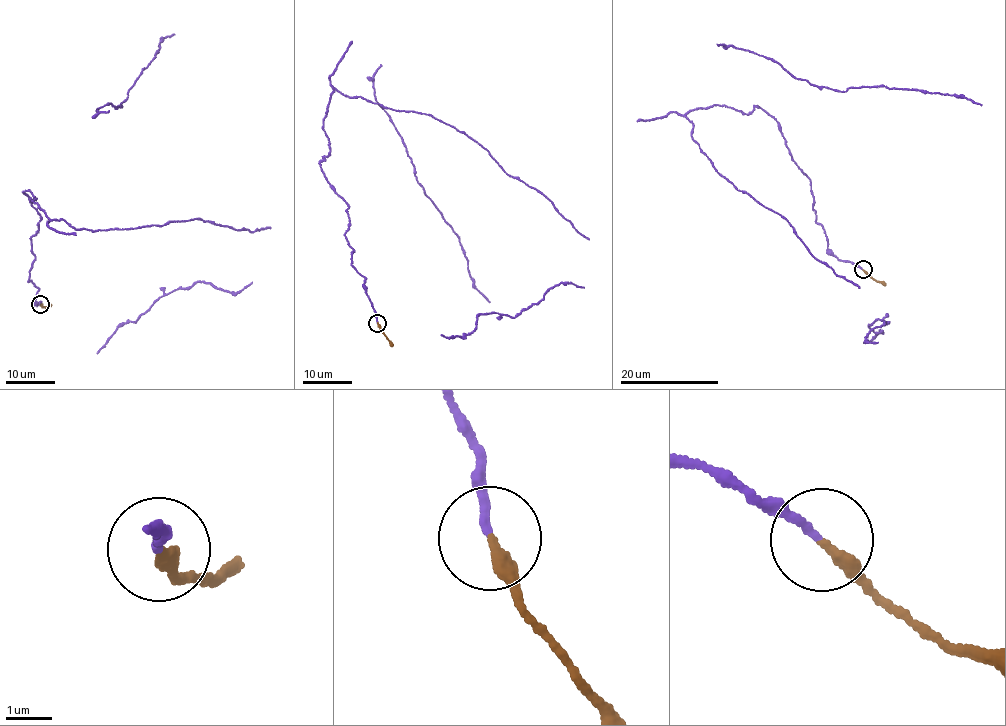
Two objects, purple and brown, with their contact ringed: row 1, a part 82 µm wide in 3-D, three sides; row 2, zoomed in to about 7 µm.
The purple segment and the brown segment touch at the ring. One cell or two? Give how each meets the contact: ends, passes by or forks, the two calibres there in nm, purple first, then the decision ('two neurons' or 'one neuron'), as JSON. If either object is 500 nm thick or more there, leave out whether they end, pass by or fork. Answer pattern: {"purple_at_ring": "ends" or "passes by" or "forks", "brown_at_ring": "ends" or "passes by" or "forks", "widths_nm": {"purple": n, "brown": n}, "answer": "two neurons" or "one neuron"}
{"purple_at_ring": "ends", "brown_at_ring": "ends", "widths_nm": {"purple": 170, "brown": 280}, "answer": "one neuron"}

